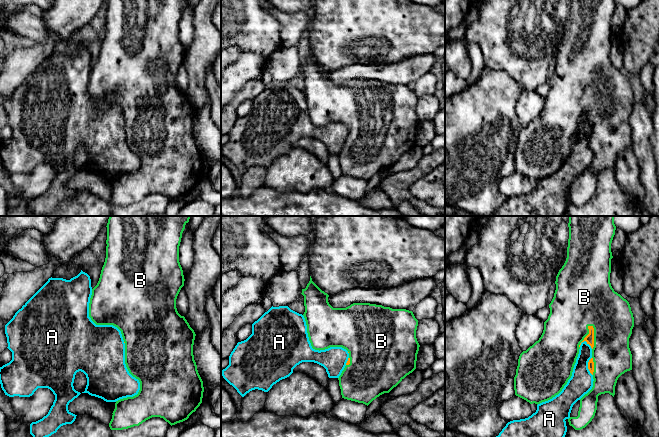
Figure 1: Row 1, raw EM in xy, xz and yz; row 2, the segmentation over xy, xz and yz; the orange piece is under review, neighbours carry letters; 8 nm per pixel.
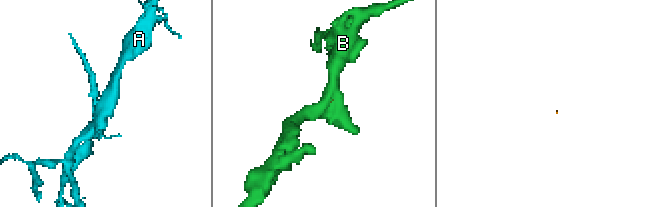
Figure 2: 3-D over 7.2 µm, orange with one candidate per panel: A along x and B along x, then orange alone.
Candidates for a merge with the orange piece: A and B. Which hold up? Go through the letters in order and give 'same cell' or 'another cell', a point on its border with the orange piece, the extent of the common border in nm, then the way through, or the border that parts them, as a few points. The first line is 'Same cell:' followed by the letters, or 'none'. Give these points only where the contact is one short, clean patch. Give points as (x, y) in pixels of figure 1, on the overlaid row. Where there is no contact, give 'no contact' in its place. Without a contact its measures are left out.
Same cell: B
A: another cell | yz (588, 366) | 150 nm | along yz (591, 357), (588, 362), (588, 370), (592, 375)
B: same cell | yz (587, 335) | 220 nm

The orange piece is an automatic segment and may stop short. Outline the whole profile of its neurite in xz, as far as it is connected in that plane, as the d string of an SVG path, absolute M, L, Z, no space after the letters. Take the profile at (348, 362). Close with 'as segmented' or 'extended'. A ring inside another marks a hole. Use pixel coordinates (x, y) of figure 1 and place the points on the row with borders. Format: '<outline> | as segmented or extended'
M311 276L301 294L304 296L303 316L312 348L320 351L342 347L349 352L346 366L338 378L342 398L368 406L416 369L420 345L416 338L418 320L412 311L370 303L333 308L328 302L329 295L312 281Z | extended

